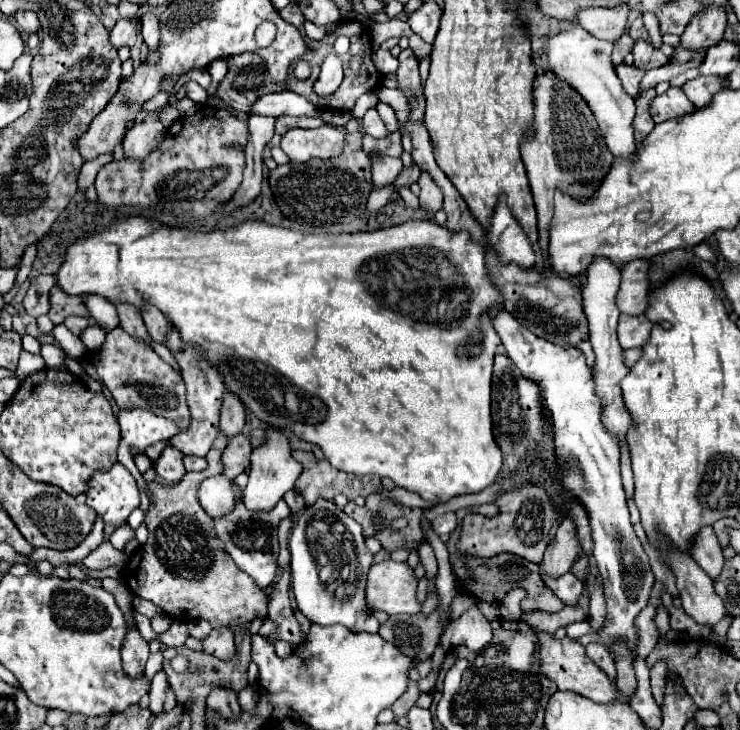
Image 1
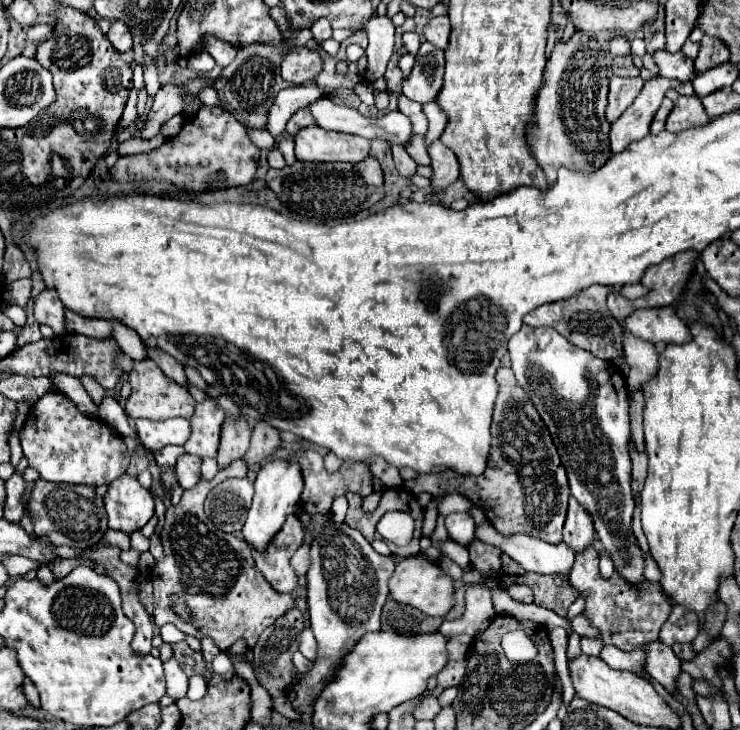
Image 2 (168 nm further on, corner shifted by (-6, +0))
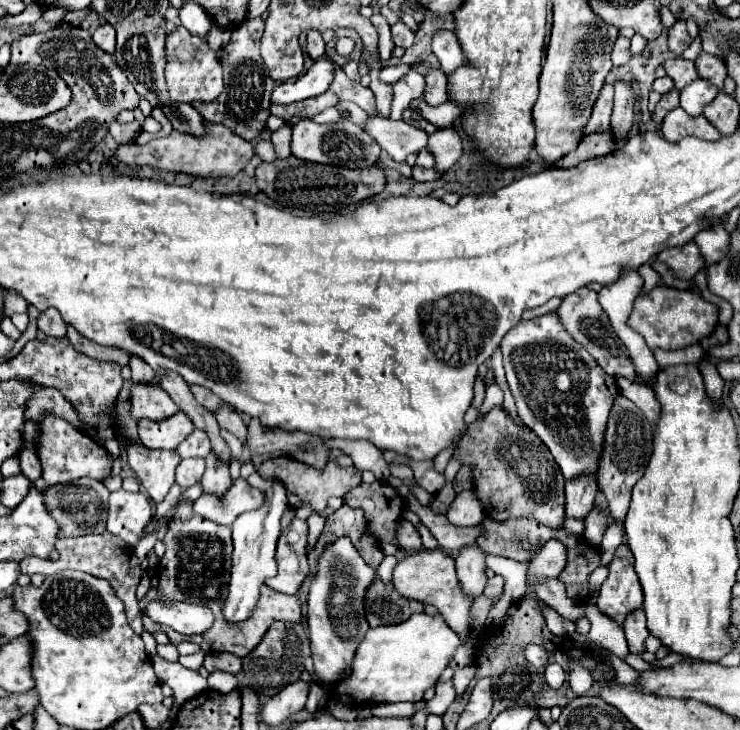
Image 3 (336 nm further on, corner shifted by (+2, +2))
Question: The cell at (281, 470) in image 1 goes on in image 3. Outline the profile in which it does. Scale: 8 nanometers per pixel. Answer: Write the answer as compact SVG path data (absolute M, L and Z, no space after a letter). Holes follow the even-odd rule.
M259 473L247 477L249 485L259 487L265 491L265 505L257 511L243 513L233 523L233 565L231 565L231 579L229 579L229 593L223 605L223 617L227 623L241 623L253 615L253 609L259 599L259 589L265 579L277 573L275 565L275 547L281 535L281 517L287 509L287 491L275 479L263 479Z

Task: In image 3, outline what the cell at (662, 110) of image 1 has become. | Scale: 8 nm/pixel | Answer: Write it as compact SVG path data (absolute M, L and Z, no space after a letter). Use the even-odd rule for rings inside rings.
M681 107L671 111L663 121L663 137L671 143L677 143L679 139L693 135L707 141L719 141L721 133L701 115L701 117L689 117Z

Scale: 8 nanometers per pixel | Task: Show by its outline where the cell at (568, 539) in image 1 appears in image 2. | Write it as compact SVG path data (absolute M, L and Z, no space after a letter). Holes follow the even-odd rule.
M571 497L569 499L569 511L567 521L563 527L563 543L569 545L575 553L583 553L593 543L593 521L587 515L587 511Z

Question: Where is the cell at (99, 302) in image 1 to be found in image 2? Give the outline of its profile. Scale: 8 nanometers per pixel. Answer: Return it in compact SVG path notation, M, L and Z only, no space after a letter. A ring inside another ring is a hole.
M115 321L115 323L113 323L113 339L115 339L117 345L121 347L121 351L127 353L131 359L139 361L139 359L145 359L145 357L147 357L141 337L139 337L133 329L127 329L127 325L119 325L119 323Z

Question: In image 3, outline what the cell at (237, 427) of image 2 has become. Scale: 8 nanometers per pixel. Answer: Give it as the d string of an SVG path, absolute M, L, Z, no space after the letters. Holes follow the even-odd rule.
M211 453L207 459L207 469L201 479L201 489L203 495L215 495L217 499L223 499L227 489L231 487L231 477L229 477L229 467L223 465L215 453Z

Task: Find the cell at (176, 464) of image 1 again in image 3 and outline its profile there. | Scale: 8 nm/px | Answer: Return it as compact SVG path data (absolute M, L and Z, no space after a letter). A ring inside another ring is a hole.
M183 459L177 467L177 483L185 489L191 487L195 483L199 483L199 479L203 477L205 471L205 459Z

